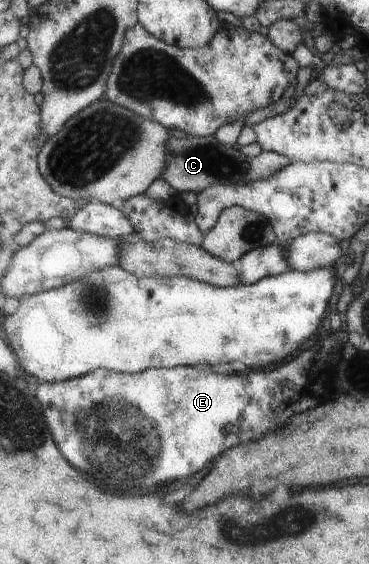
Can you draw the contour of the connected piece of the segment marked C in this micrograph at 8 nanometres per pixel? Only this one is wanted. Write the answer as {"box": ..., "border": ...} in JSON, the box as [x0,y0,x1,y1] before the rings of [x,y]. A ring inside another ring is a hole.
{"box":[160,135,292,194],"border":[[[214,135],[170,137],[166,142],[165,161],[160,178],[177,193],[194,191],[195,194],[202,192],[207,185],[217,183],[233,185],[233,183],[249,183],[255,179],[267,179],[273,173],[279,172],[279,169],[292,164],[289,158],[274,152],[262,151],[257,157],[245,157],[238,153],[238,147],[221,145]]]}

